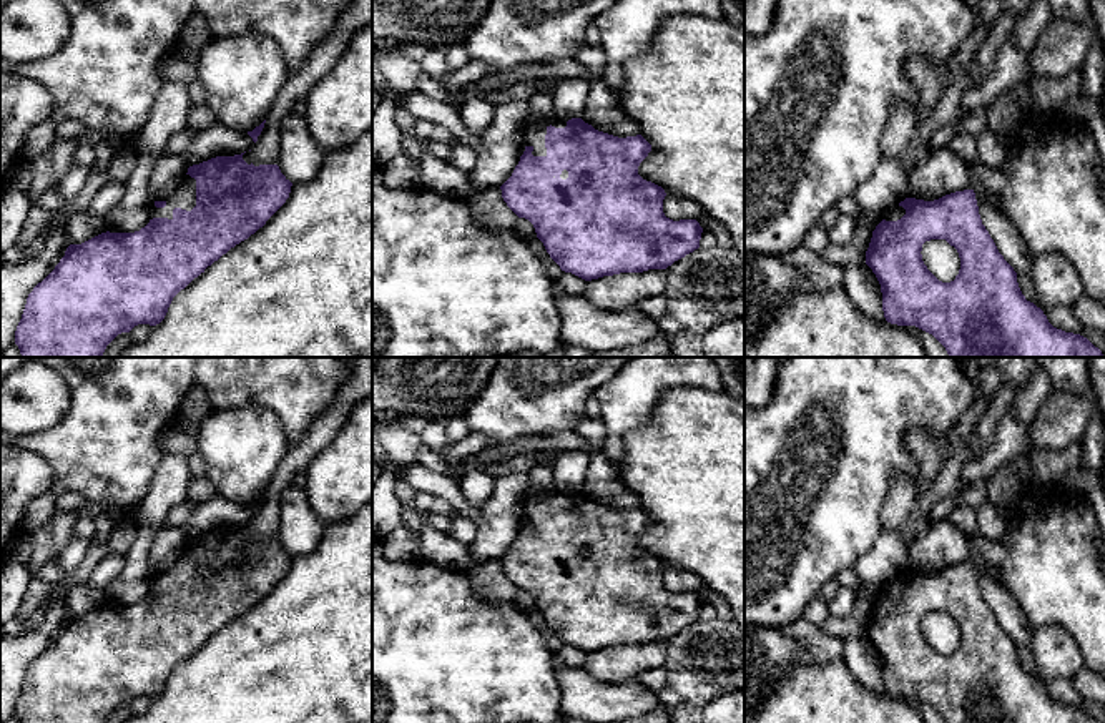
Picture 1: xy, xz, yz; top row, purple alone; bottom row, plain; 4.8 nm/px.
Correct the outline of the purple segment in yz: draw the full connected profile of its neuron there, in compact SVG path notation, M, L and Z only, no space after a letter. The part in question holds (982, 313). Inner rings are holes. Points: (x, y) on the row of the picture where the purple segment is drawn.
M974 189L934 201L906 198L889 208L872 231L866 264L881 284L886 321L932 334L949 357L1103 357L1087 337L1053 327L1025 299L1017 273L982 224ZM931 239L945 239L957 249L960 269L954 281L939 281L924 264L922 244Z

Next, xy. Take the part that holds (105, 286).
M243 155L216 156L188 168L166 201L155 201L150 223L135 233L101 233L70 244L55 269L27 298L15 331L22 357L101 357L106 346L138 324L160 324L173 298L231 248L254 234L286 203L292 183L277 165L248 165Z

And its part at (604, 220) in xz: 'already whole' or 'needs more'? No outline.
needs more

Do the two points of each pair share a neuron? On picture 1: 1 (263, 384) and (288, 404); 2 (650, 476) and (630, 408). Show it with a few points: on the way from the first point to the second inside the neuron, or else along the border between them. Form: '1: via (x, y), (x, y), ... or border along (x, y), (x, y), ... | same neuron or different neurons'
1: via (270, 386), (281, 398) | same neuron
2: border along (660, 396), (615, 461) | different neurons

